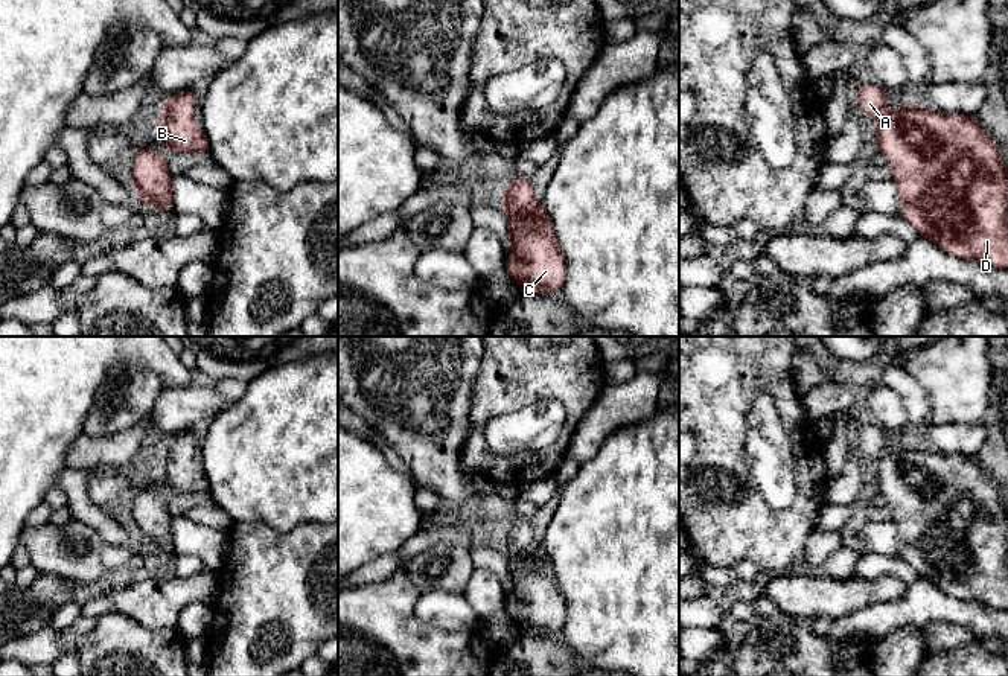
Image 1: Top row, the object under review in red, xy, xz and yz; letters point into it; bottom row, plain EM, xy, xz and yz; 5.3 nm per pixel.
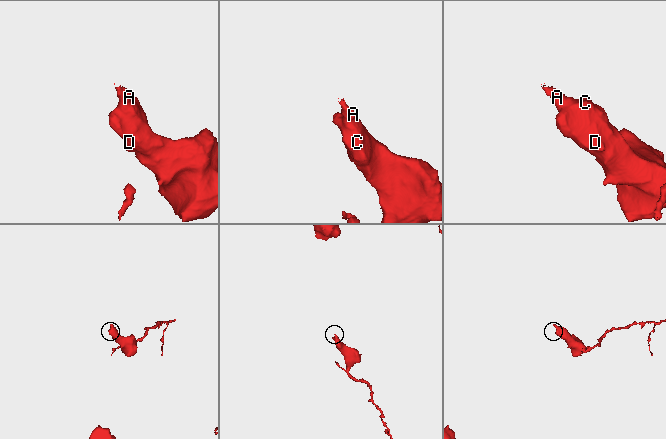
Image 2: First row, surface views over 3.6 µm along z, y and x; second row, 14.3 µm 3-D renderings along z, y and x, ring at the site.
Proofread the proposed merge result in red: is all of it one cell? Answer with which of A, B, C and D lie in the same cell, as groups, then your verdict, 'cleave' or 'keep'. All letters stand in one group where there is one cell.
A B C D | keep

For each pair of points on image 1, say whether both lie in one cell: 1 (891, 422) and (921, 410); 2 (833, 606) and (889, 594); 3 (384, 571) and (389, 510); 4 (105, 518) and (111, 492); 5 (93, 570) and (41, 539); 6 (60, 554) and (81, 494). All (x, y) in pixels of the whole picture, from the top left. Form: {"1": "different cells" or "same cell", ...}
{"1": "different cells", "2": "same cell", "3": "different cells", "4": "different cells", "5": "same cell", "6": "different cells"}

